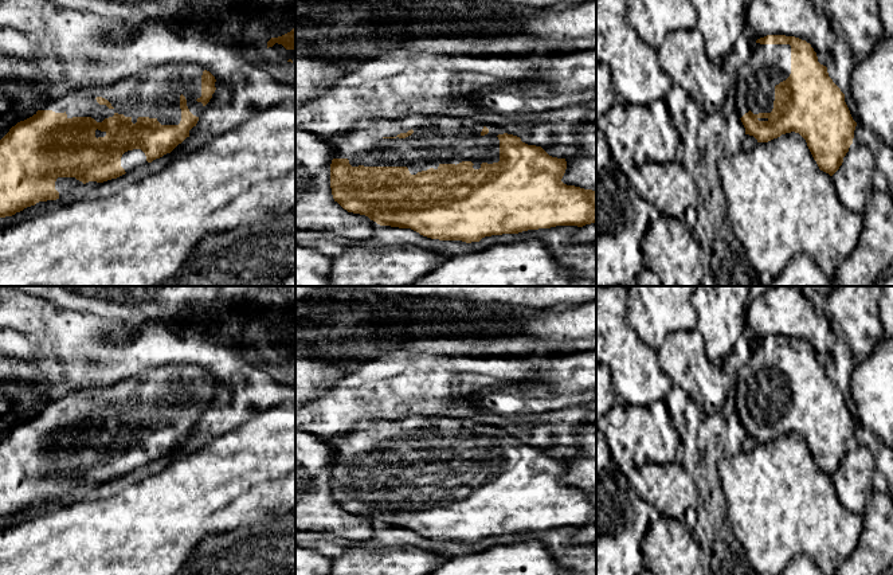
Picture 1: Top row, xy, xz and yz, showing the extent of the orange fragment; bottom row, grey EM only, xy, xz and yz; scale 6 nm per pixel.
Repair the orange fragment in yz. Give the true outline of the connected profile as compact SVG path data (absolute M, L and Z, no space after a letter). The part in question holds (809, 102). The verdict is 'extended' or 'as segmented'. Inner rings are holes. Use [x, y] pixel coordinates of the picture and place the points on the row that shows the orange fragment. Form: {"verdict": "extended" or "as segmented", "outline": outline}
{"verdict": "extended", "outline": "M767 35L755 42L752 55L740 69L735 83L736 107L745 134L768 142L786 133L799 133L820 171L833 176L853 144L857 122L845 94L818 62L810 43L795 36Z"}

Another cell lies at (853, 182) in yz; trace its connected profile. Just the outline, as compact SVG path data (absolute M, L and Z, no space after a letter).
M851 144L833 181L841 203L853 212L862 214L873 195L873 171L876 163L870 148Z

